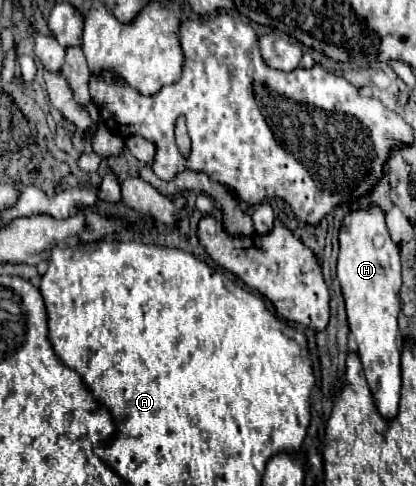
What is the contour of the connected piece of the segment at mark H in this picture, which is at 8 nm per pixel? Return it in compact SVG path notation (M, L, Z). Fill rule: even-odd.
M380 208L358 210L344 216L340 228L338 282L346 302L350 332L358 346L364 376L368 380L374 404L380 416L390 422L398 416L400 406L400 250L392 244L384 214Z

